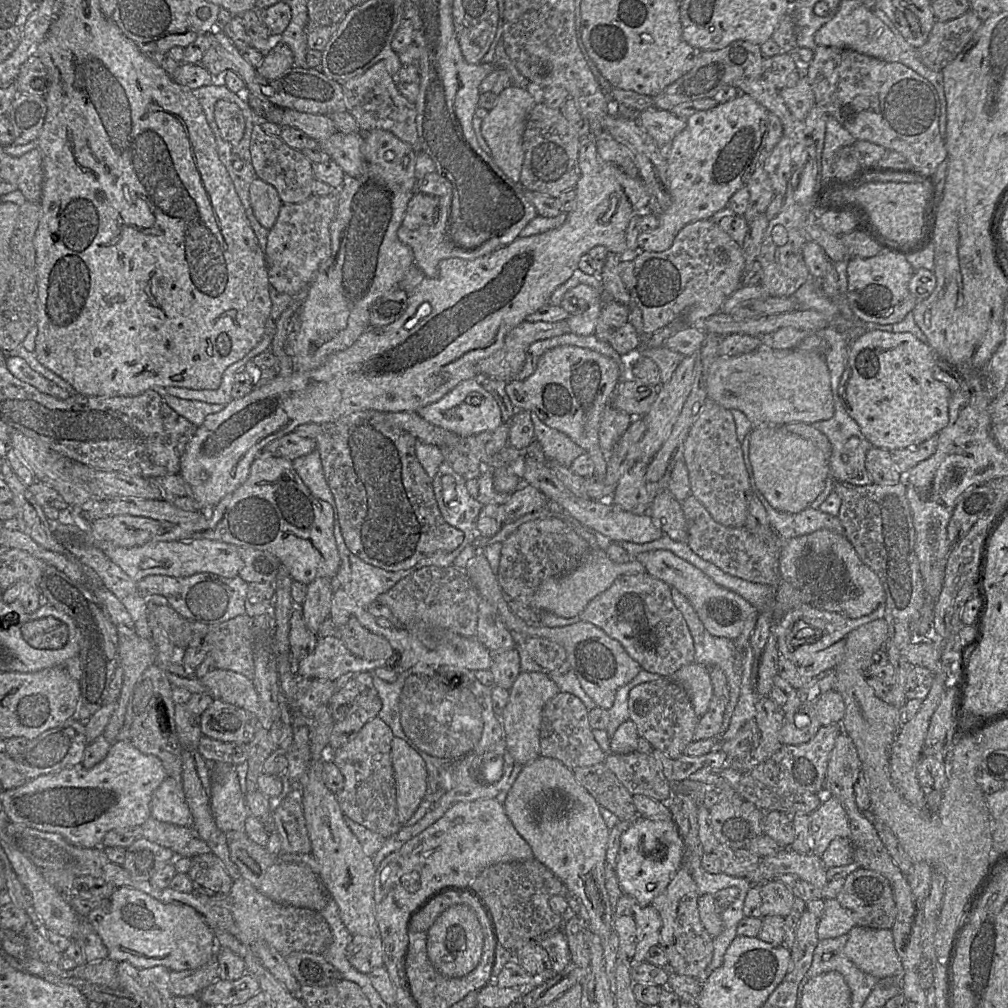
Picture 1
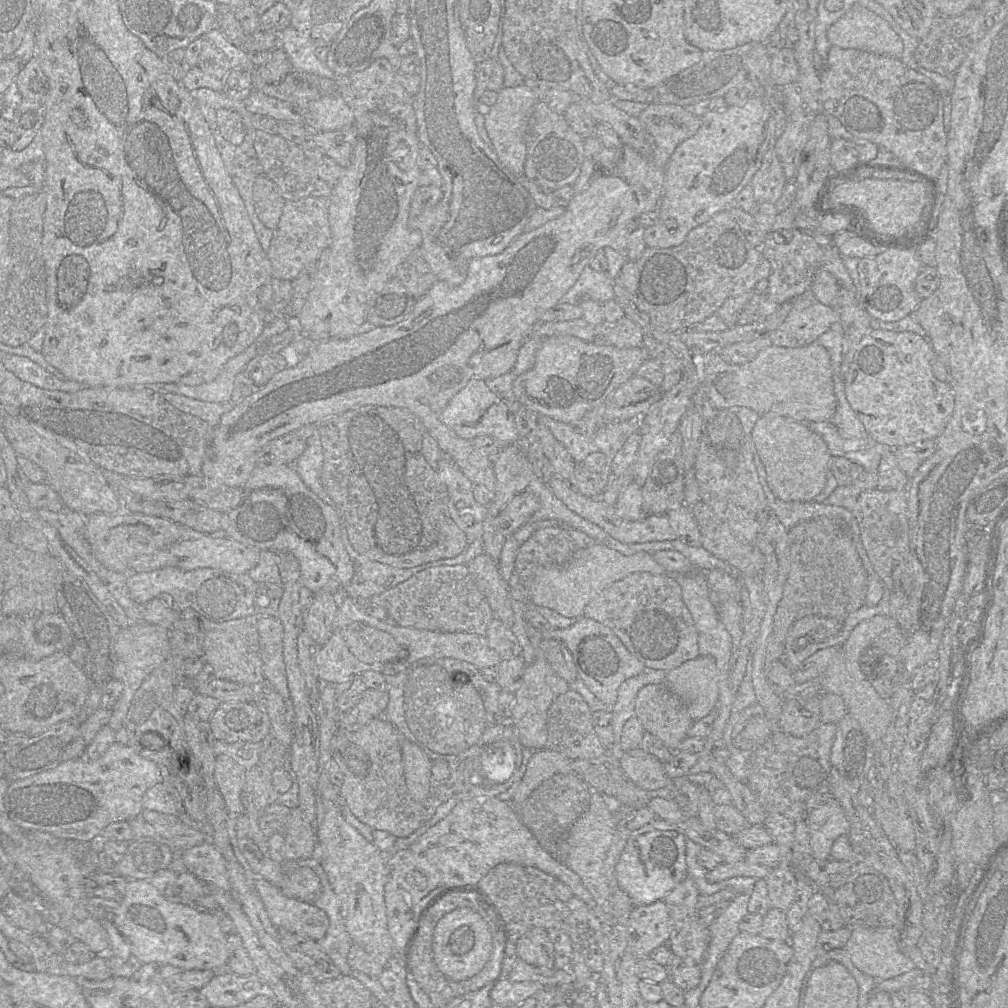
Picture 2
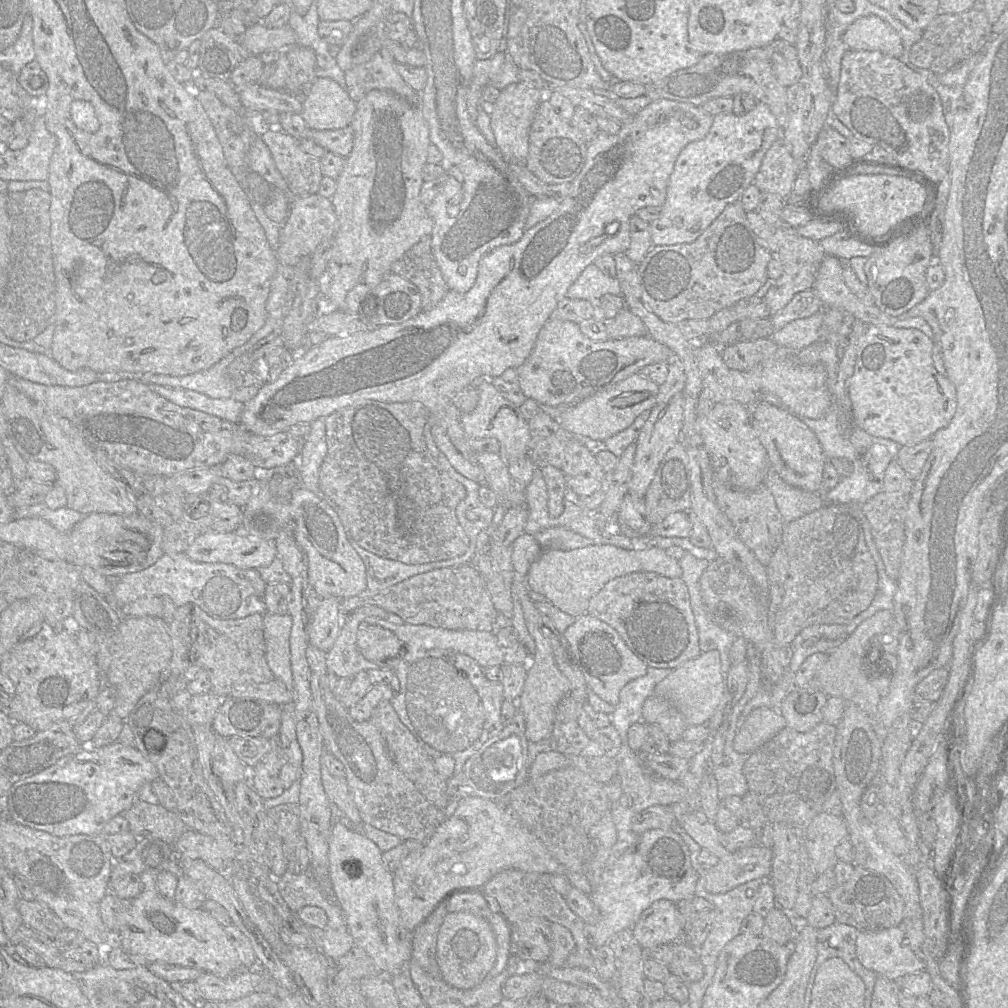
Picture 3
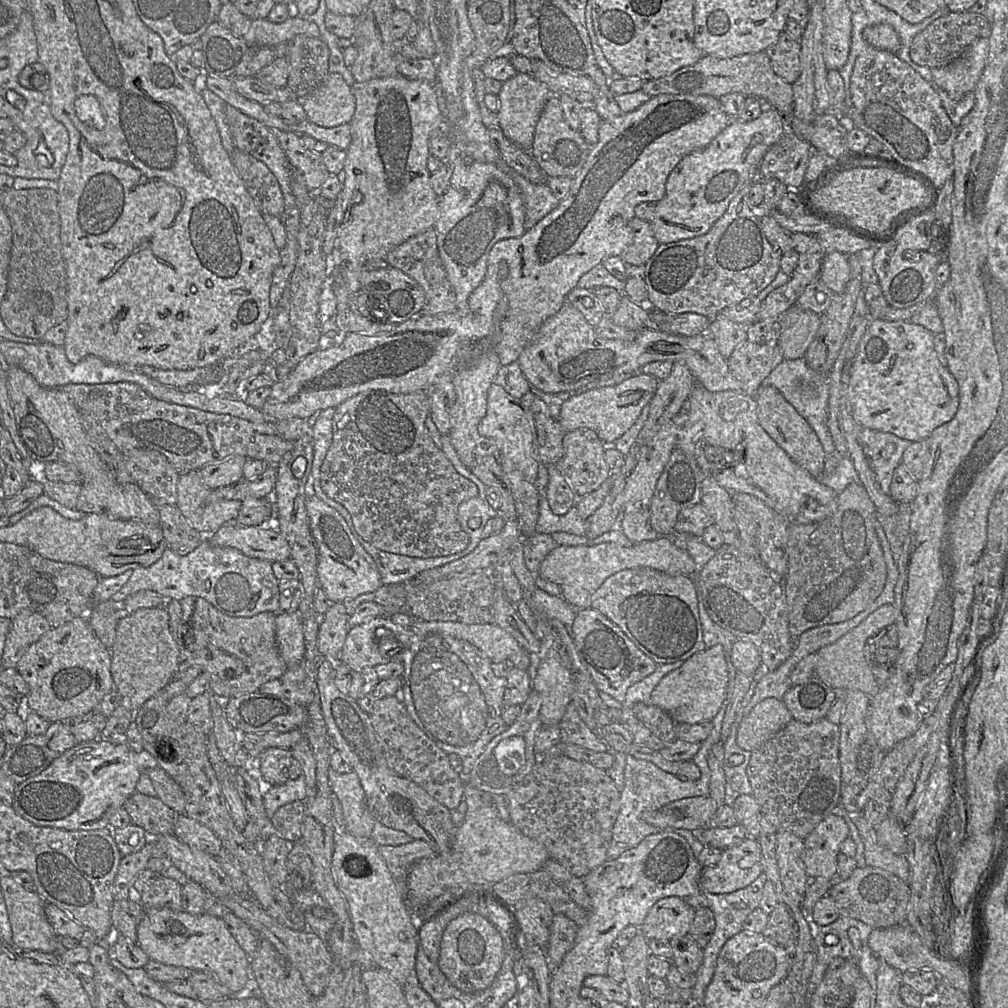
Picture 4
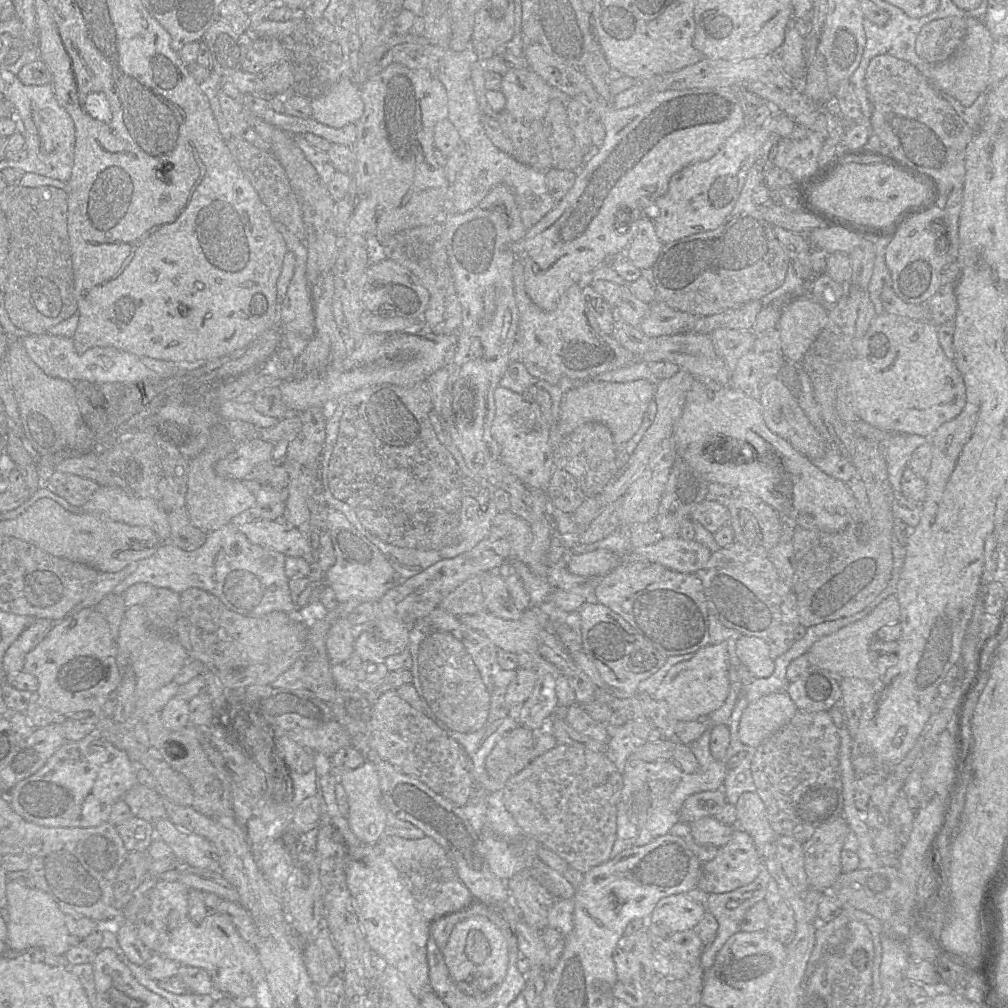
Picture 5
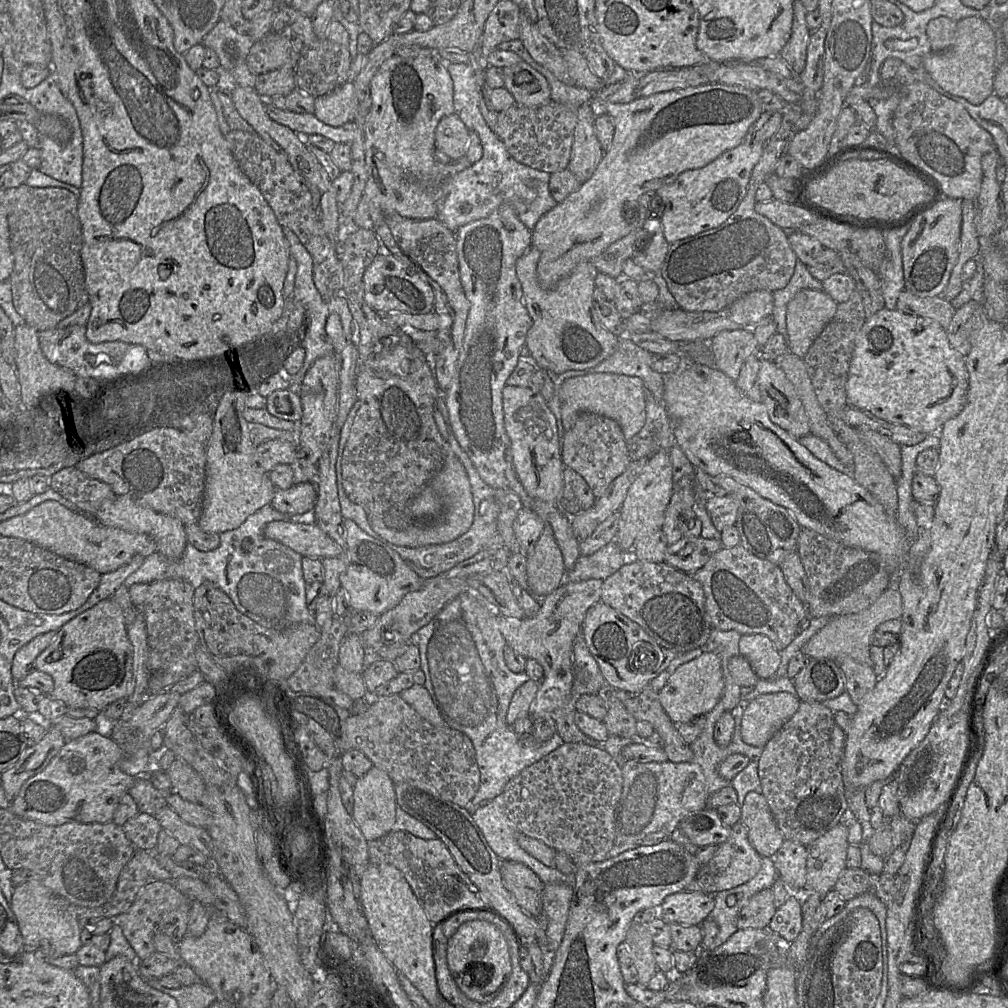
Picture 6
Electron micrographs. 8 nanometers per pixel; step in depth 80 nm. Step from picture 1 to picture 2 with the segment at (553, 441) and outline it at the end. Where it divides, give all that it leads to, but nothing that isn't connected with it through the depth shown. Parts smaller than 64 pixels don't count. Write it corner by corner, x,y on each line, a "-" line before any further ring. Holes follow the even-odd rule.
539,415
538,423
542,423
551,431
577,465
582,463
589,454
598,452
593,439
580,433
573,424
559,422
544,415

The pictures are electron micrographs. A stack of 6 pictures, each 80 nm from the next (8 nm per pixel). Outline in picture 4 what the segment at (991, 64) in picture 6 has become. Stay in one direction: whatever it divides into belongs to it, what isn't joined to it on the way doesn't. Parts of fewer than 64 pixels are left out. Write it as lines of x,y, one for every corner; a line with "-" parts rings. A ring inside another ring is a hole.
979,37
956,60
941,68
931,69
934,82
954,100
961,100
969,92
973,92
981,74
989,60
989,38

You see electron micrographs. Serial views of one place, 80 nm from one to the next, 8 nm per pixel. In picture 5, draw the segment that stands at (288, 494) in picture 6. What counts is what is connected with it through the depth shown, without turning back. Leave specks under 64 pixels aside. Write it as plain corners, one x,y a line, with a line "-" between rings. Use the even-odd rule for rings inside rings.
243,480
243,482
256,499
254,506
249,509
255,521
282,520
288,498
287,488
275,489
268,483
256,480

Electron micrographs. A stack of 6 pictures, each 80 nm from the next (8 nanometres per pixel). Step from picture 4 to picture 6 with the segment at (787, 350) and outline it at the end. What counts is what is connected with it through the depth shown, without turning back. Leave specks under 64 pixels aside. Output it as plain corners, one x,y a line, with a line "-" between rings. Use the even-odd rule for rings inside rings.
823,290
798,291
786,312
788,351
803,358
833,319
837,306

